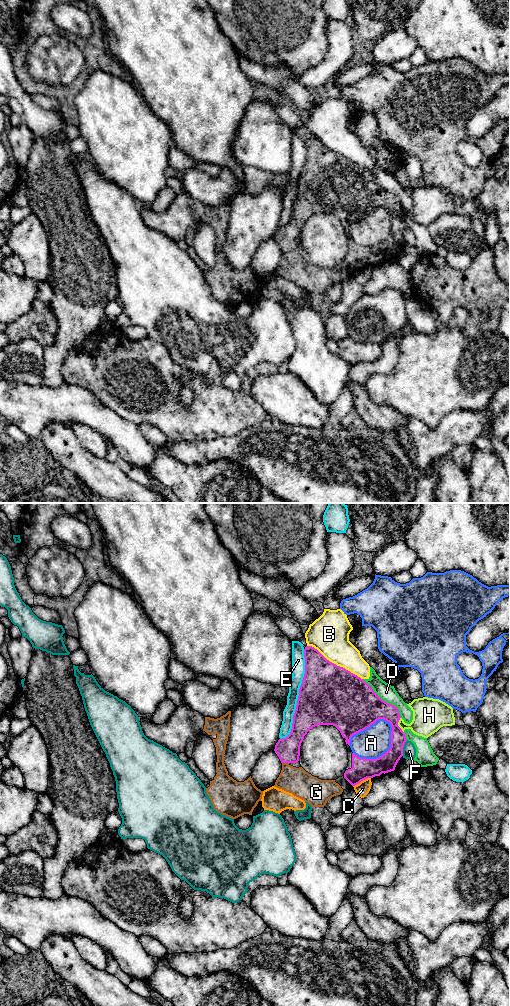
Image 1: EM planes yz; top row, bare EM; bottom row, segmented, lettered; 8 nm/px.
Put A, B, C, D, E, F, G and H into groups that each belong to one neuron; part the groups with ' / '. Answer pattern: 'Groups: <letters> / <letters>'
Groups: A / B D / C / E / F / G / H

